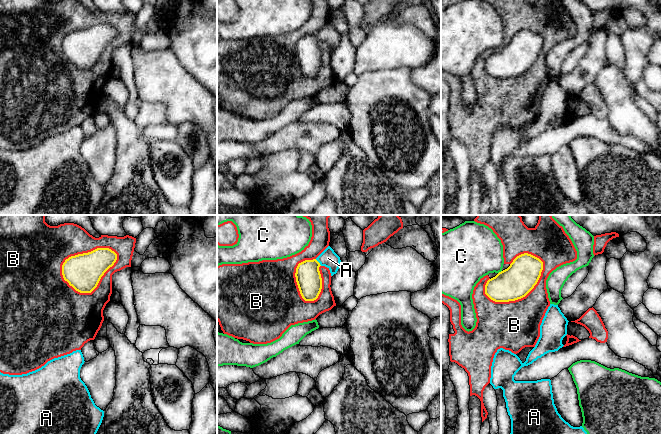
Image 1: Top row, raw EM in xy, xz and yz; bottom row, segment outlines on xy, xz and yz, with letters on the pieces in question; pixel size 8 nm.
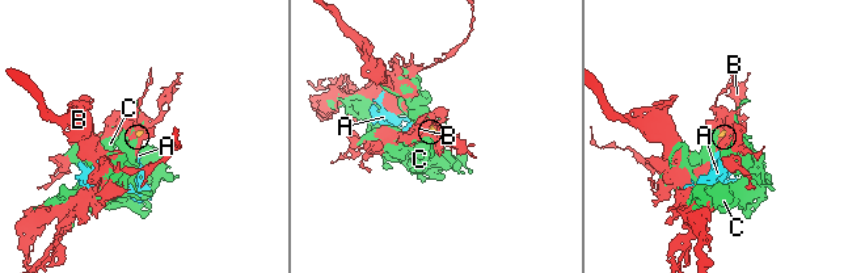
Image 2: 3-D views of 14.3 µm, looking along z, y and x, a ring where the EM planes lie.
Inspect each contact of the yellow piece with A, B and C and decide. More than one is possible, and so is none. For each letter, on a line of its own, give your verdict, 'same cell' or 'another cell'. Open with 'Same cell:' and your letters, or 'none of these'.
Same cell: A
A: same cell
B: another cell
C: another cell

